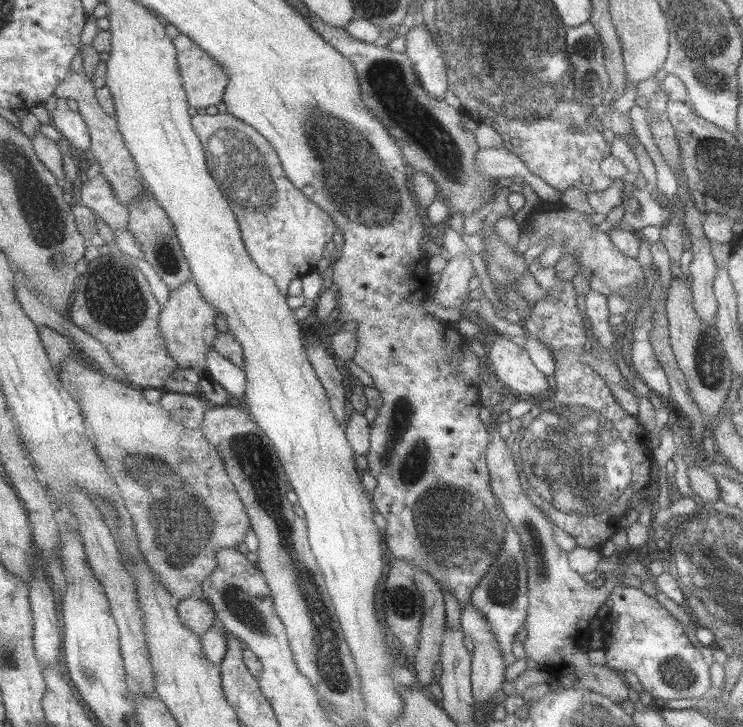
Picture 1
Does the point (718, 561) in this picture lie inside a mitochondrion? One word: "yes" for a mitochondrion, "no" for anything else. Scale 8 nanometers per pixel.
yes

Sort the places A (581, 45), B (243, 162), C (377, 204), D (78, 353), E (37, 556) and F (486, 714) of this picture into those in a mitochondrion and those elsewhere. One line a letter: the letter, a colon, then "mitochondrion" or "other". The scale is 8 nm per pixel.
A: mitochondrion
B: mitochondrion
C: mitochondrion
D: other
E: other
F: other

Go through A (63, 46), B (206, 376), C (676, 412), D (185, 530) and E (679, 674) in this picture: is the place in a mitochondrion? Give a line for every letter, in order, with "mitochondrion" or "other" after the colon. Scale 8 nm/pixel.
A: other
B: other
C: other
D: mitochondrion
E: mitochondrion

